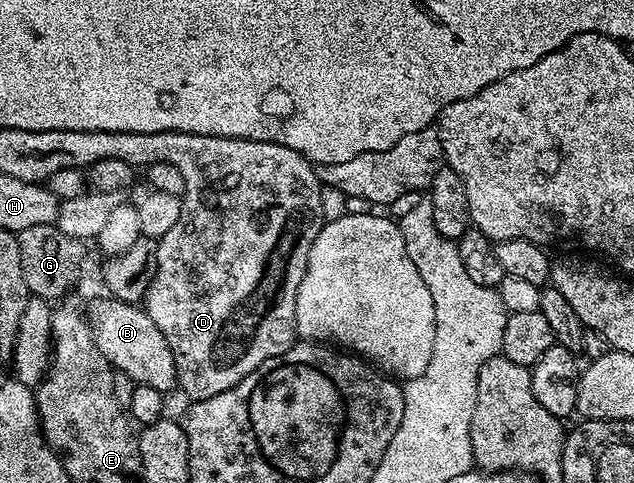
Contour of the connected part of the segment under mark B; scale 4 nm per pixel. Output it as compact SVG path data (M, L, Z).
M106 297L95 300L87 307L87 318L93 329L93 340L114 371L127 373L134 383L151 385L151 389L159 389L163 393L169 393L172 387L178 386L177 366L171 345L167 345L167 337L159 333L159 325L151 321L144 306Z

